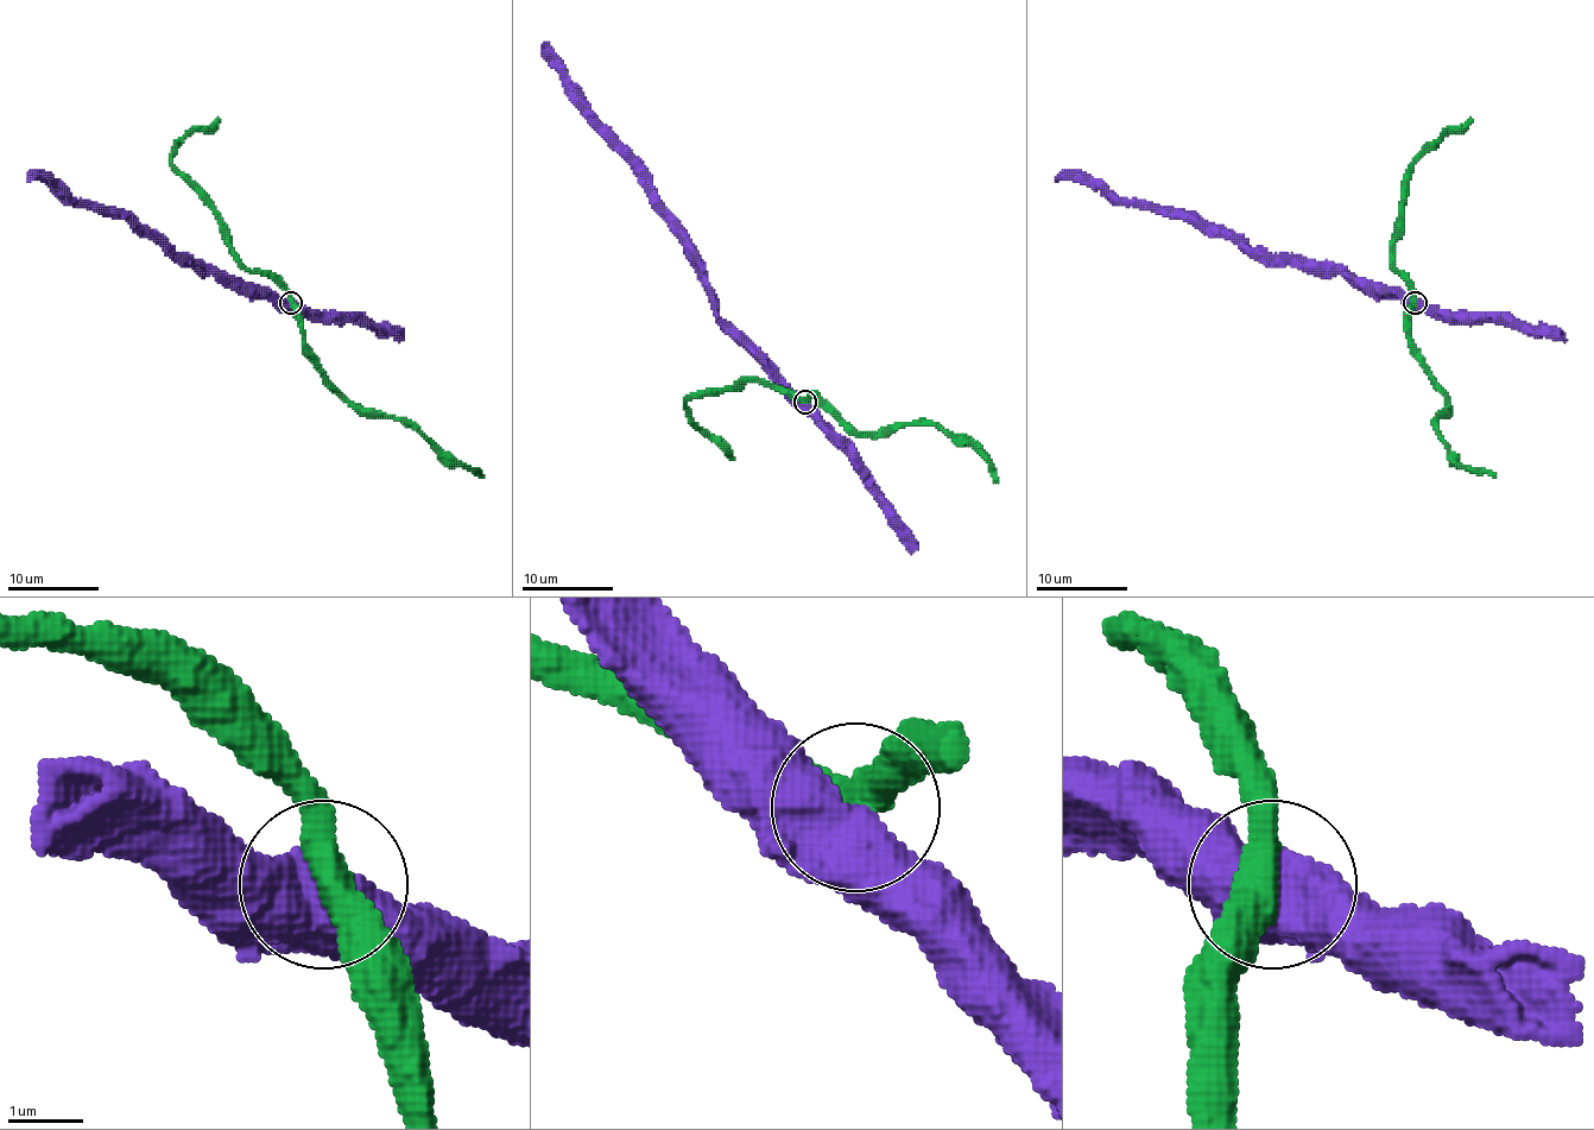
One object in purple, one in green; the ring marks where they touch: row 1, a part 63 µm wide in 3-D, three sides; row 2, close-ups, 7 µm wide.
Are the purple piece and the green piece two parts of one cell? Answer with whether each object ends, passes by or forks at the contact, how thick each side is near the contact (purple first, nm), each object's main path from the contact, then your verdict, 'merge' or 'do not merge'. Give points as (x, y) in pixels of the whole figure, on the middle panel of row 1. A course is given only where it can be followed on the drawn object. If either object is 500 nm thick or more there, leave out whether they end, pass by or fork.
calibres 950 and 480 nm; course purple (805, 402), (719, 315), (719, 298), (697, 251), (653, 194), (652, 175), (594, 115), (544, 42); course green (805, 402), (817, 397), (853, 431), (938, 425), (971, 446), (986, 462), (998, 483); do not merge

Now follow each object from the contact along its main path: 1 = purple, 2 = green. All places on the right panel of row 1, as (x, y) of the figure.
1: (1415, 303), (1395, 294), (1365, 294), (1328, 266), (1264, 257), (1207, 225), (1128, 204), (1076, 180), (1055, 182)
2: (1415, 303), (1410, 316), (1410, 348), (1424, 372), (1444, 392), (1438, 434), (1459, 464), (1496, 478)

